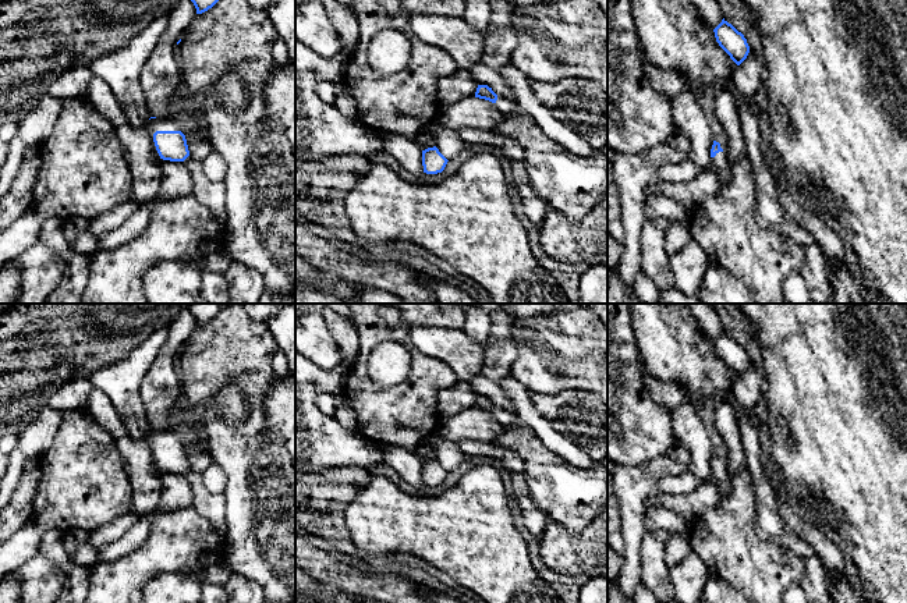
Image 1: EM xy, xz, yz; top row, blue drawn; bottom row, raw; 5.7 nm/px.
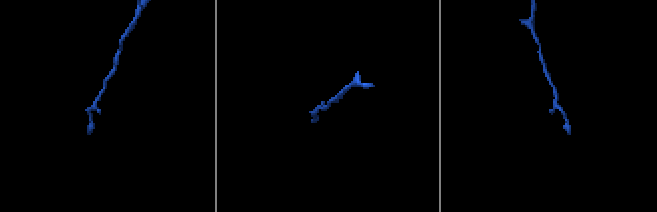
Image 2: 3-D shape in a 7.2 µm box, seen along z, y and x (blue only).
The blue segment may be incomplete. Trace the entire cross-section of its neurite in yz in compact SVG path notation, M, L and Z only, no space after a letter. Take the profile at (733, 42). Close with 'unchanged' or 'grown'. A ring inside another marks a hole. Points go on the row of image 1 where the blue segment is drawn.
M724 18L713 29L716 42L730 56L730 58L740 65L750 53L747 39Z | unchanged

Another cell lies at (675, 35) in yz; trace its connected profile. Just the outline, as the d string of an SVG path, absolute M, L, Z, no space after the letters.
M631 0L631 13L646 60L665 71L680 74L697 97L731 85L738 65L719 46L713 28L691 0Z

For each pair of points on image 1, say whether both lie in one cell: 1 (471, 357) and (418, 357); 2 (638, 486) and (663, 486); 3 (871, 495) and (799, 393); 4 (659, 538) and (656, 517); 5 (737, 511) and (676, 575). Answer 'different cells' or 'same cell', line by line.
1: different cells
2: different cells
3: same cell
4: different cells
5: different cells

